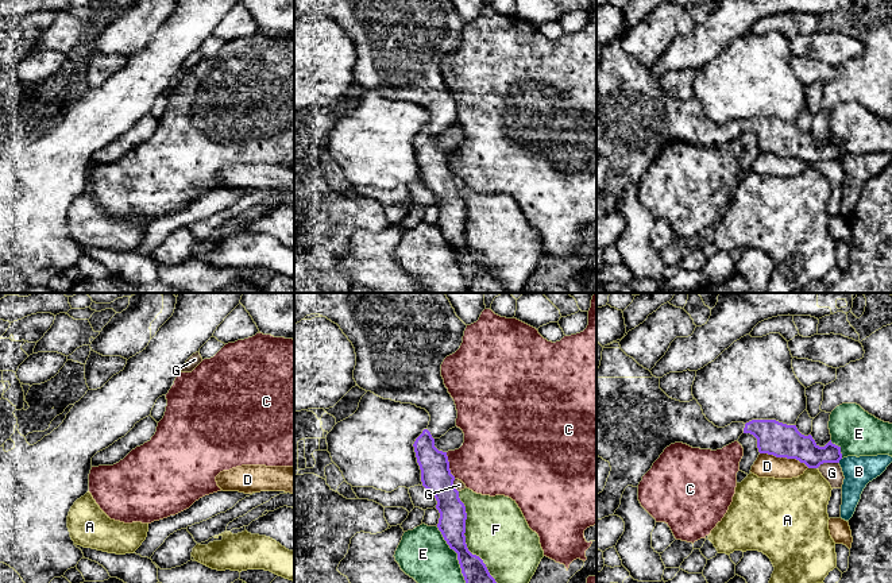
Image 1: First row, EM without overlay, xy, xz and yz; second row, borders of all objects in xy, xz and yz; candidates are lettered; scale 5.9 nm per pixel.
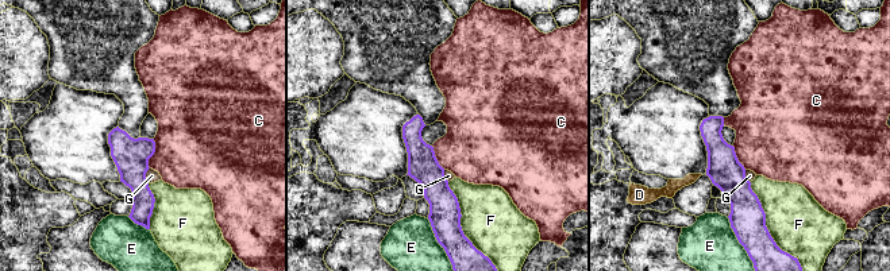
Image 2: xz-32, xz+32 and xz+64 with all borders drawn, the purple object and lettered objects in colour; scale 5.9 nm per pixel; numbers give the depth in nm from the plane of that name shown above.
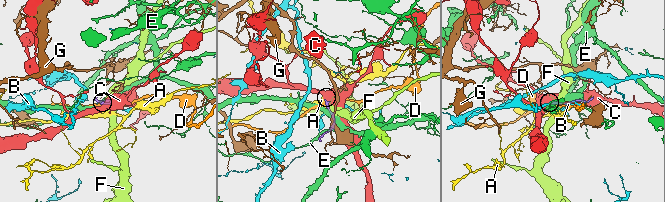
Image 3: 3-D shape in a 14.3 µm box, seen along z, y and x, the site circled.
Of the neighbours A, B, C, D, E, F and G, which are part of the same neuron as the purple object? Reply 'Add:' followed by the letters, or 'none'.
Add: none

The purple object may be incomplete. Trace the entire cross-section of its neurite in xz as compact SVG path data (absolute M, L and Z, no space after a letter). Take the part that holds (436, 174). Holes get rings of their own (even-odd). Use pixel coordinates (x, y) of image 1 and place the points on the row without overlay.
M294 0L294 23L310 12L320 12L337 22L352 40L356 51L354 77L360 86L383 97L416 103L429 111L429 123L413 144L422 184L437 198L437 225L457 251L470 293L510 293L490 273L483 258L468 248L464 233L466 204L453 184L455 174L447 150L435 144L435 138L455 126L457 116L455 99L441 74L441 62L460 46L467 23L456 13L451 0Z

